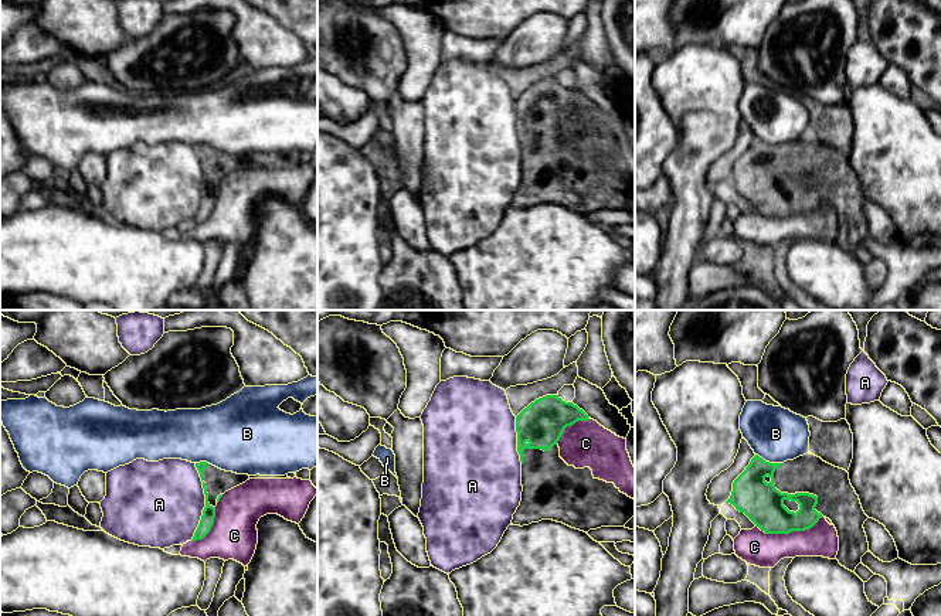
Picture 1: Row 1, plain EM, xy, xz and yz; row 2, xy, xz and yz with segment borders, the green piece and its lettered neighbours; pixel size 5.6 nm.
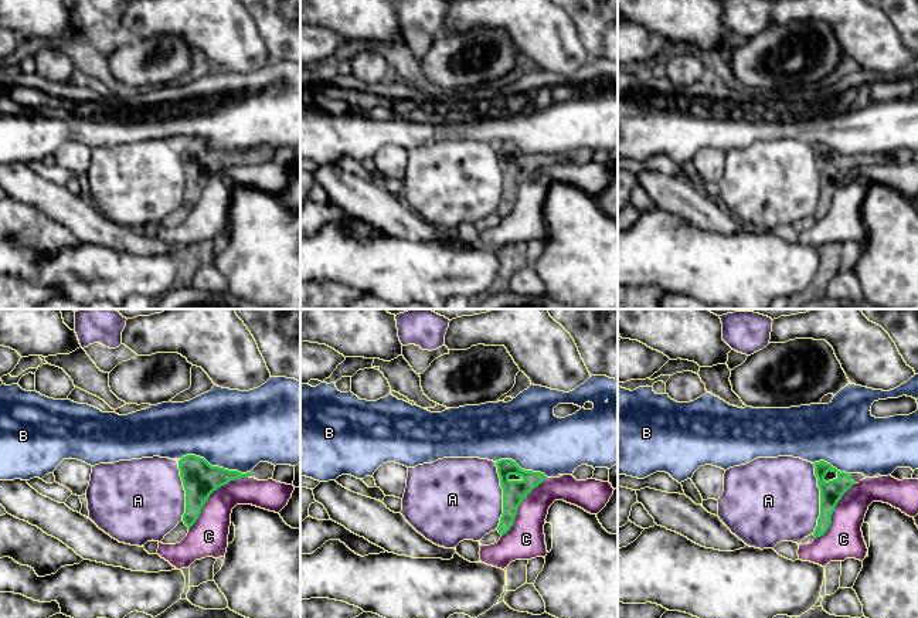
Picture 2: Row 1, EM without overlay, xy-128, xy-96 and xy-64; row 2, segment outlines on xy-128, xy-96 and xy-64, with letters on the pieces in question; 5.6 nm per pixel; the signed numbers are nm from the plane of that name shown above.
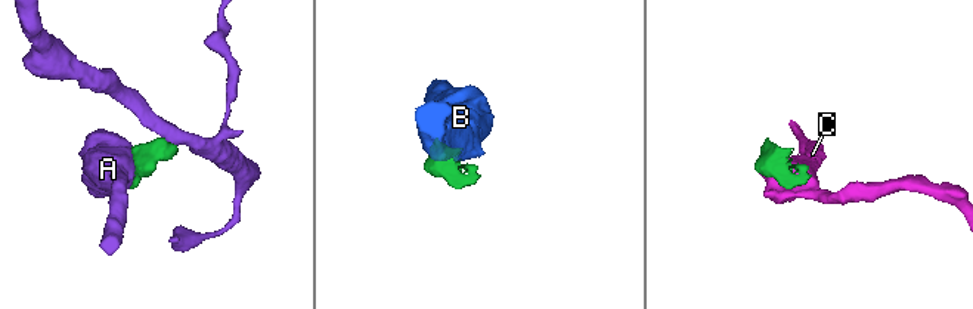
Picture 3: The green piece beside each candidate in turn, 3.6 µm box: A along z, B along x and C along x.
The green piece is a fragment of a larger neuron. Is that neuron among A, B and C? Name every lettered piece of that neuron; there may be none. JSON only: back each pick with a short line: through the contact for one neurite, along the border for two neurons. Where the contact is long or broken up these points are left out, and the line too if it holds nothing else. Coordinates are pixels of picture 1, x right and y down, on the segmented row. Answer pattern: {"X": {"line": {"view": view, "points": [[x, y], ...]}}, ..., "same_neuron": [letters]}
{"same_neuron": []}

